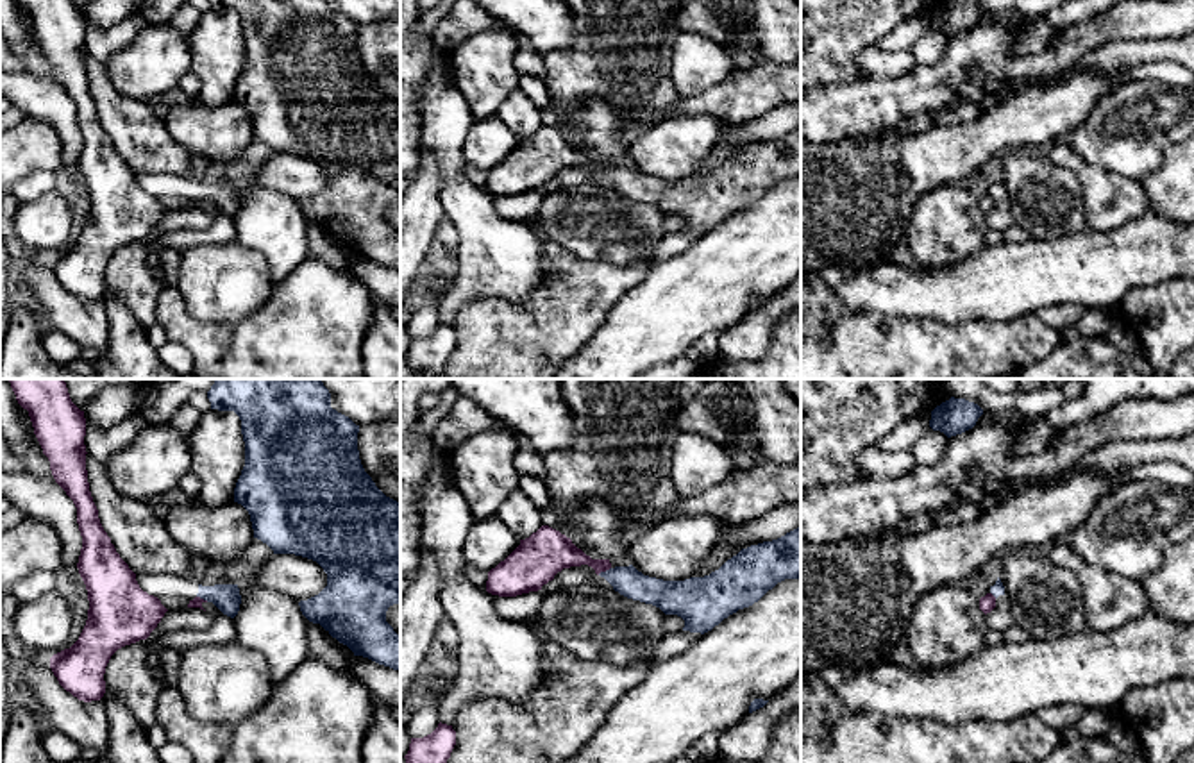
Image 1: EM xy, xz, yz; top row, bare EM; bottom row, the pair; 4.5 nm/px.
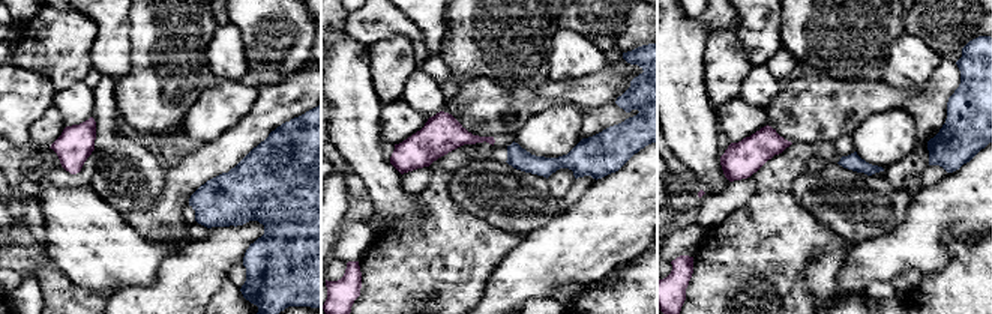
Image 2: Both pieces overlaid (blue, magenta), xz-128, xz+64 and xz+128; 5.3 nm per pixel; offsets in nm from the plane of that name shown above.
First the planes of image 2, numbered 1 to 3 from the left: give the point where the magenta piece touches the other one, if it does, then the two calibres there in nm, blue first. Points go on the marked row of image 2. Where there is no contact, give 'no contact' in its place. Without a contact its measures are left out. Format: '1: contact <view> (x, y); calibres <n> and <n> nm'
1: no contact
2: no contact
3: no contact

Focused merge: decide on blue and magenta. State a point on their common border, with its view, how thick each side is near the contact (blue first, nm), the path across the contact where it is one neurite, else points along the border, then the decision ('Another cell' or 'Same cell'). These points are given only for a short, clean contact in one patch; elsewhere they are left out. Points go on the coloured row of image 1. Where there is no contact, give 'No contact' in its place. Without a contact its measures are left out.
Touches blue at xz (603, 572). Thickness 140 nm (blue) against 180 nm. Boundary: xz (610, 567), (597, 574). Another cell

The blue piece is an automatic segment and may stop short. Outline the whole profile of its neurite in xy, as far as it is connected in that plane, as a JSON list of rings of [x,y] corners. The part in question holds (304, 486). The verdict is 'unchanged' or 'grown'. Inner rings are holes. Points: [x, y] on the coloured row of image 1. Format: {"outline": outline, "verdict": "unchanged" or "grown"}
{"outline": [[[216,379],[207,391],[207,398],[211,402],[211,409],[234,411],[241,420],[245,466],[234,488],[234,502],[241,504],[248,511],[254,538],[266,543],[273,554],[295,554],[313,559],[327,574],[327,586],[318,595],[298,602],[302,615],[309,622],[320,624],[332,638],[347,645],[354,656],[368,658],[400,672],[400,636],[386,622],[388,608],[400,604],[400,502],[386,497],[365,472],[357,450],[359,425],[331,407],[331,393],[320,379]]], "verdict": "unchanged"}

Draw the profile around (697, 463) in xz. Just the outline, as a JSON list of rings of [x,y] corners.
[[[679,432],[670,459],[670,479],[681,497],[694,497],[735,472],[724,447],[697,432]]]

